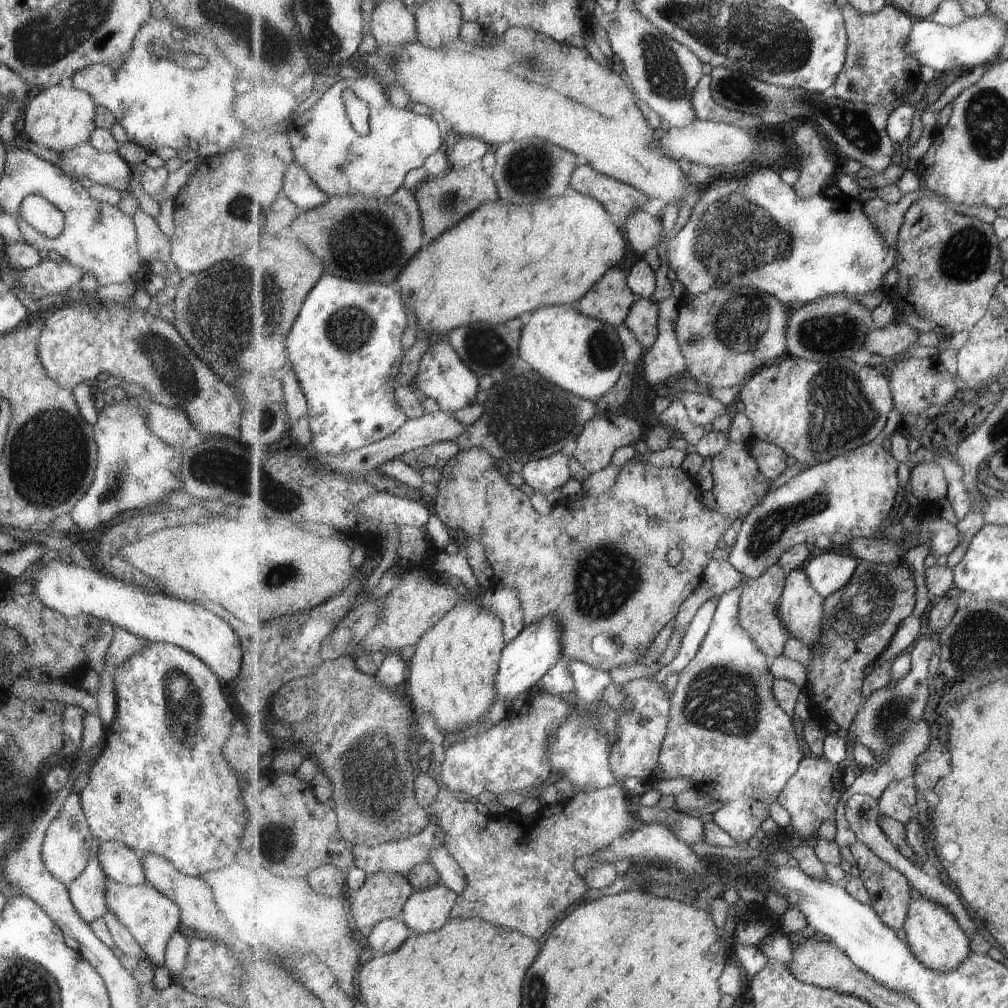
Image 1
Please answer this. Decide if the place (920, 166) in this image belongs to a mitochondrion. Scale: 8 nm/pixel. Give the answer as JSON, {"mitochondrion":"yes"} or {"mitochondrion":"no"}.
{"mitochondrion":"no"}

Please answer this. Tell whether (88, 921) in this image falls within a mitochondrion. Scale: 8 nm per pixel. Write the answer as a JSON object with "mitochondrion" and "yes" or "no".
{"mitochondrion":"no"}

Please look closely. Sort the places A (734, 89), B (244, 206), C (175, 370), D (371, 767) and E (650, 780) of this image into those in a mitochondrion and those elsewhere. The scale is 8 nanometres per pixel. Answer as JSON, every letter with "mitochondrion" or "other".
{"A":"mitochondrion","B":"mitochondrion","C":"mitochondrion","D":"mitochondrion","E":"other"}

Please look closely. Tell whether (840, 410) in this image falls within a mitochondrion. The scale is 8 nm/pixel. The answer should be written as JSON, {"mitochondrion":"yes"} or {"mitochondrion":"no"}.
{"mitochondrion":"yes"}

